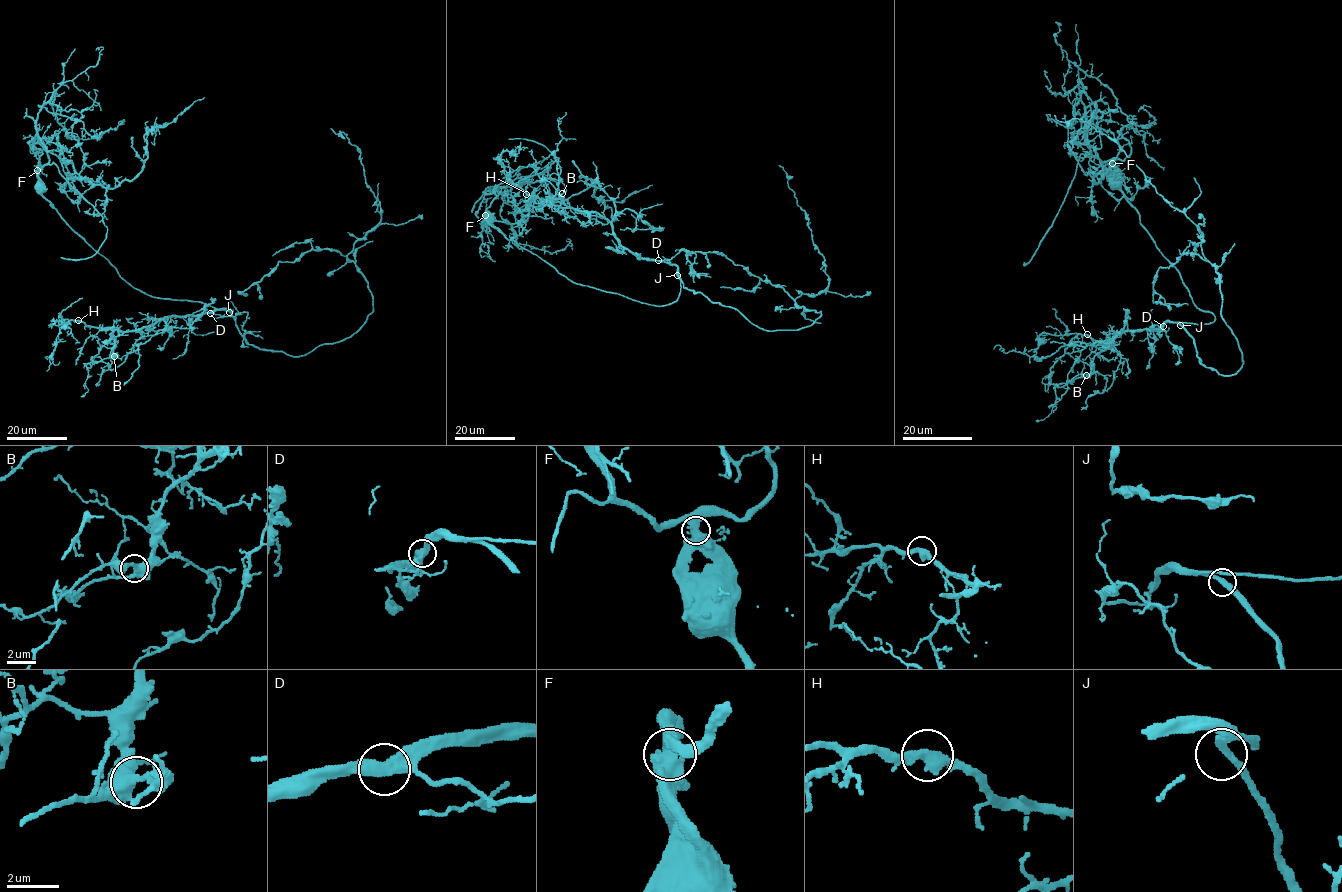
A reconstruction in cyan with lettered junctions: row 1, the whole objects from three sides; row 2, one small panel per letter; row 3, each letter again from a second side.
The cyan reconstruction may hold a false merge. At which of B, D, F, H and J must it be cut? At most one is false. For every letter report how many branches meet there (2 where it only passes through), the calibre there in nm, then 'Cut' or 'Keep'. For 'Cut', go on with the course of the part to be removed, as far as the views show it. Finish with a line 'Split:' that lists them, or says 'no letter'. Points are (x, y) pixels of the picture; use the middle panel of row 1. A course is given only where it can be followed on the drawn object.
B: Branches: 2. Thickness 460 nm. Keep
D: Branches: 2. Thickness 400 nm. Keep
F: Branches: 2. Thickness 600 nm. Cut. Course of the part to remove: (485, 215), (497, 192), (508, 195), (520, 209), (567, 200), (595, 180), (592, 195), (621, 202), (652, 185)
H: Branches: 2. Thickness 460 nm. Keep
J: Branches: 2. Thickness 300 nm. Keep
Split: F

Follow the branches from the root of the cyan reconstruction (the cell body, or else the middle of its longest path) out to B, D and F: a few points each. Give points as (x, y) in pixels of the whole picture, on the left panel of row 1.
B: (41, 186), (61, 218), (135, 288), (232, 310), (169, 316), (127, 331), (116, 337), (114, 356)
D: (41, 186), (42, 195), (61, 218), (133, 287), (156, 297), (198, 301), (232, 310), (210, 312)
F: (41, 186), (37, 170)

